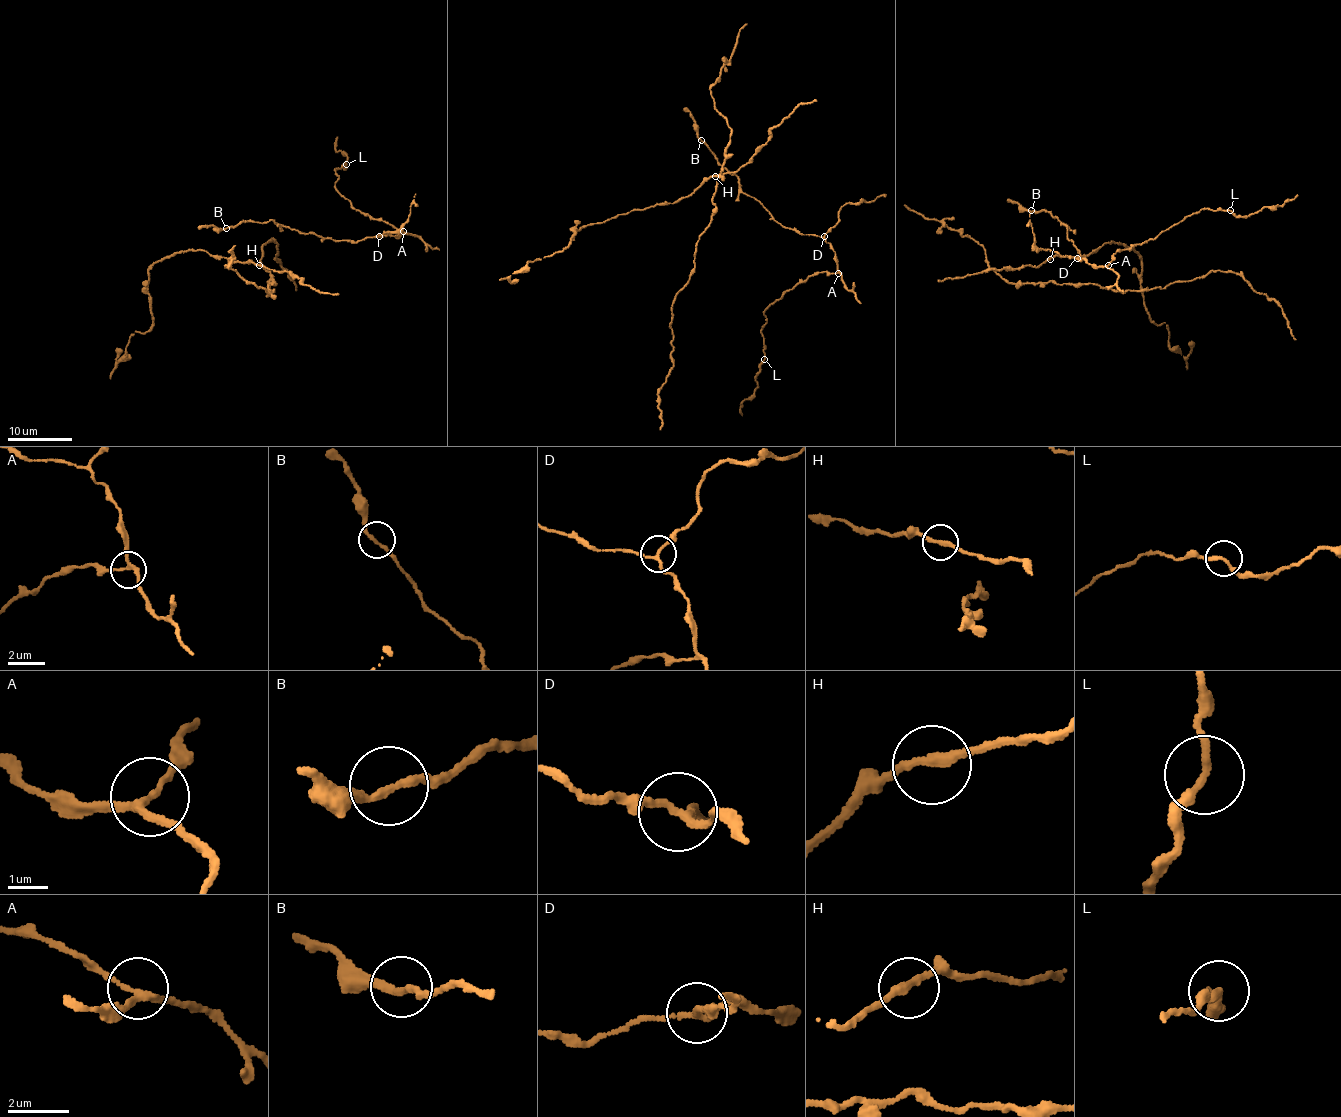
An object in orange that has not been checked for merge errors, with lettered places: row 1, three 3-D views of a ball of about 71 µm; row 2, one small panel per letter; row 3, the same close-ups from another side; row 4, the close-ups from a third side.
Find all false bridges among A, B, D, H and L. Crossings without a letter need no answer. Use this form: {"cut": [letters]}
{"cut": []}

